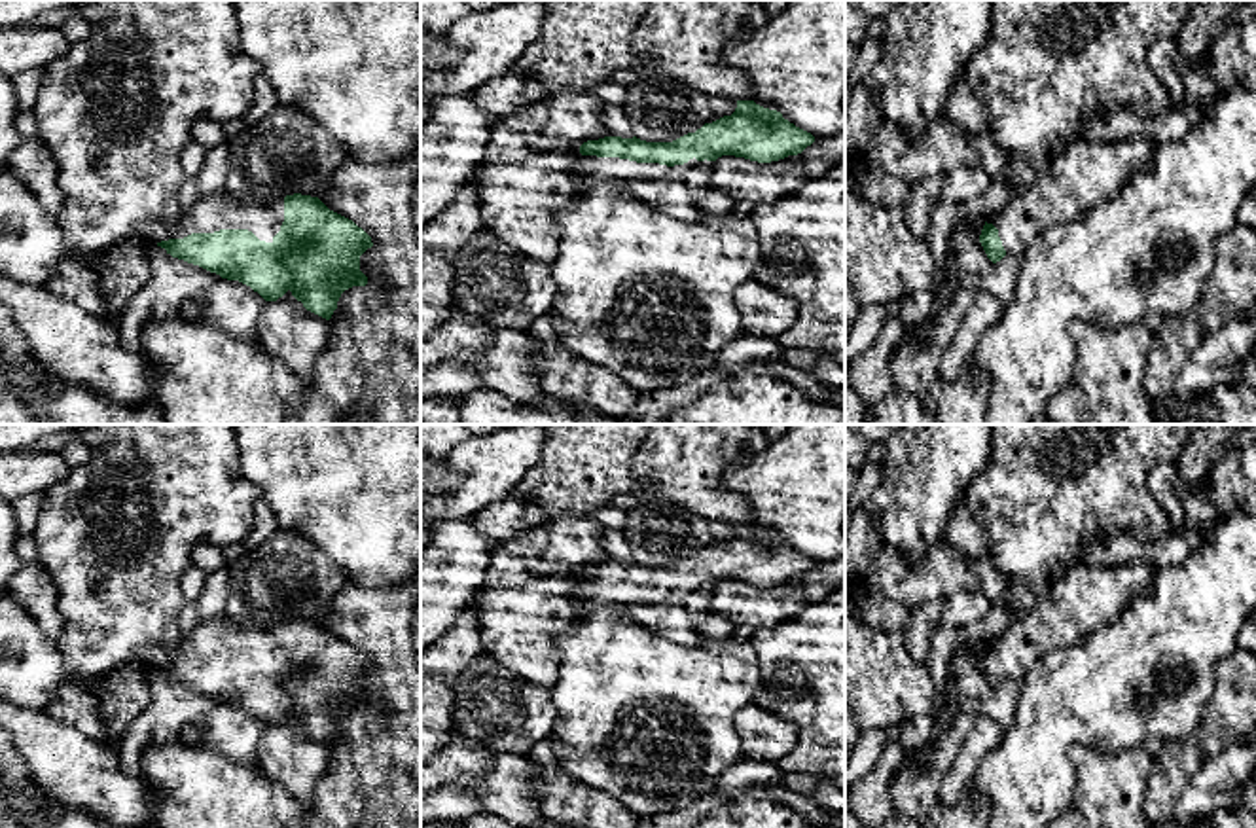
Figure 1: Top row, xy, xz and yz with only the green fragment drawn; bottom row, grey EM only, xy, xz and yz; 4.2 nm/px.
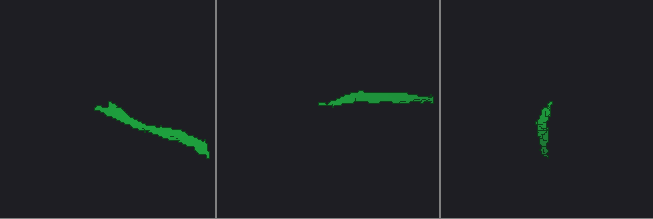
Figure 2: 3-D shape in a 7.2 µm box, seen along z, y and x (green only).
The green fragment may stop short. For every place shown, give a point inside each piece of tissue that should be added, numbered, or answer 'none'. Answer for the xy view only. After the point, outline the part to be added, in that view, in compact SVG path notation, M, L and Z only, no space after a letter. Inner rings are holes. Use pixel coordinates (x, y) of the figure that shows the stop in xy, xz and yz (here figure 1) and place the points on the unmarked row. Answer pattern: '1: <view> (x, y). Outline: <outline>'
1: xy (218, 635). Outline: M227 616L199 621L180 637L174 646L150 644L140 650L142 663L157 669L169 663L184 663L191 657L214 657L220 654L248 654L260 665L273 667L284 646L284 621L271 627L239 625Z

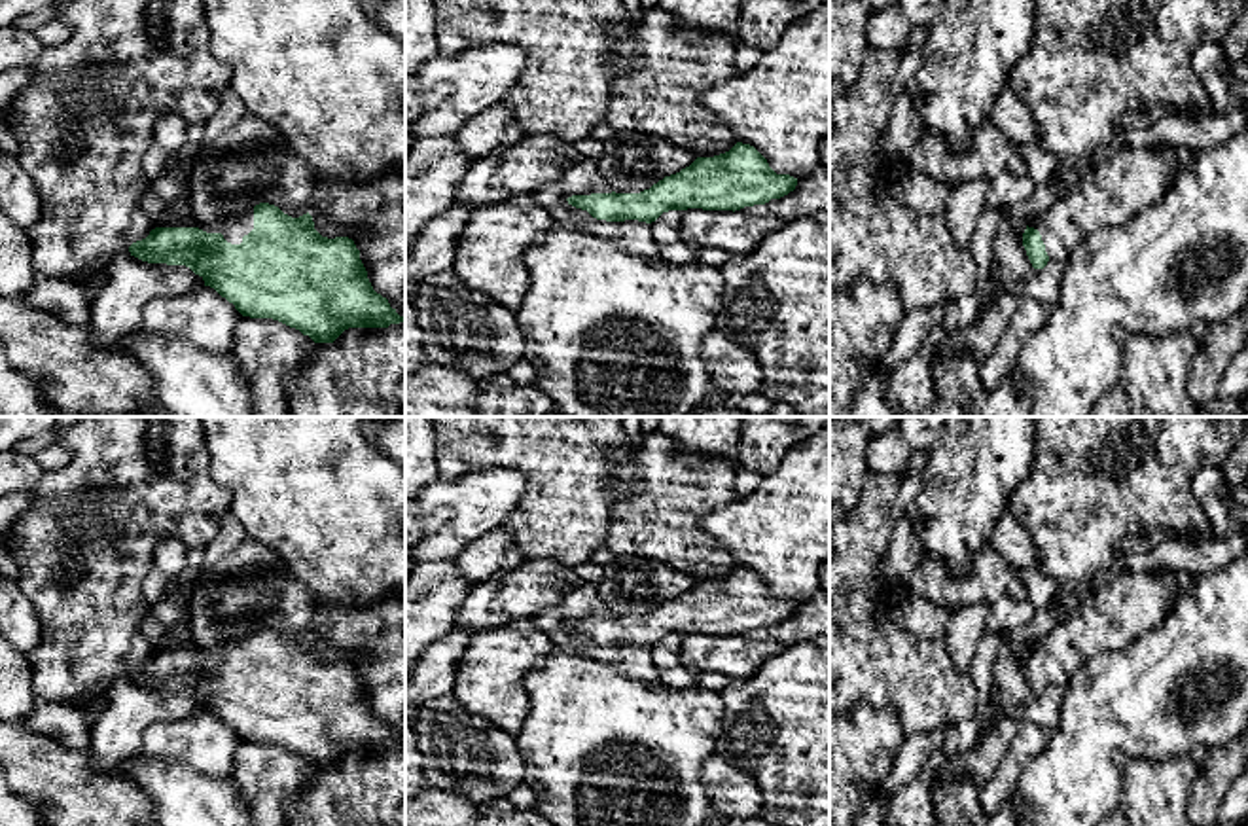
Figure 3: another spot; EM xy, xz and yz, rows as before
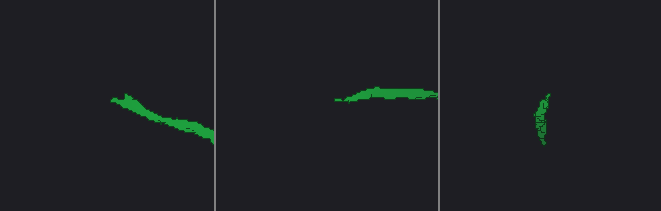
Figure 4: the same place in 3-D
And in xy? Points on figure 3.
1: xy (233, 656). Outline: M254 635L227 648L222 655L223 663L231 669L241 669L242 661L254 654Z

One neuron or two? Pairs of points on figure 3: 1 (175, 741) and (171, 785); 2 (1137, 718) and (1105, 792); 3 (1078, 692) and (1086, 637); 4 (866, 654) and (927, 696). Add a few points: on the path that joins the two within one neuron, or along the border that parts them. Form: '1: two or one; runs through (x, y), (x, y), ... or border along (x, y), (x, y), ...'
1: two; border along (141, 753), (152, 758), (182, 762), (214, 777)
2: one; runs through (1123, 734), (1105, 751), (1105, 773)
3: two; border along (1123, 648), (1089, 658), (1069, 679), (1065, 688)
4: one; runs through (881, 664), (900, 669), (911, 681)

